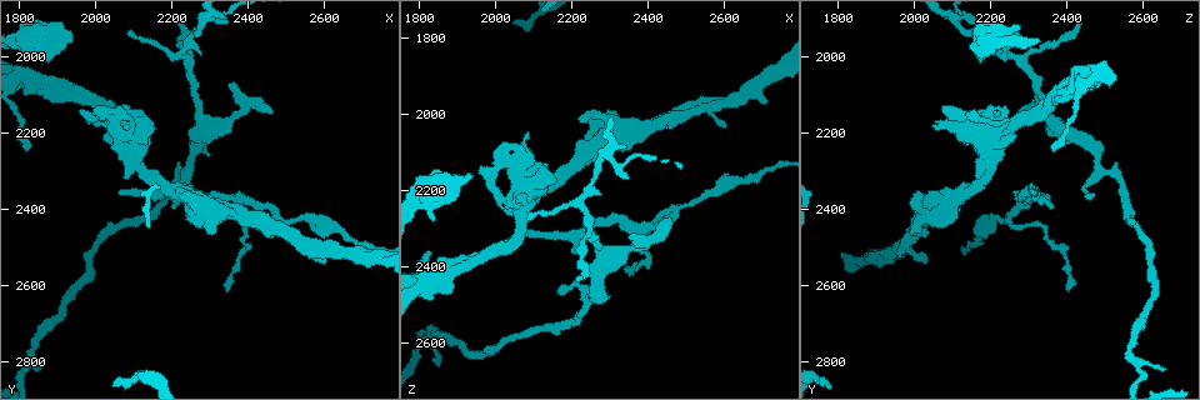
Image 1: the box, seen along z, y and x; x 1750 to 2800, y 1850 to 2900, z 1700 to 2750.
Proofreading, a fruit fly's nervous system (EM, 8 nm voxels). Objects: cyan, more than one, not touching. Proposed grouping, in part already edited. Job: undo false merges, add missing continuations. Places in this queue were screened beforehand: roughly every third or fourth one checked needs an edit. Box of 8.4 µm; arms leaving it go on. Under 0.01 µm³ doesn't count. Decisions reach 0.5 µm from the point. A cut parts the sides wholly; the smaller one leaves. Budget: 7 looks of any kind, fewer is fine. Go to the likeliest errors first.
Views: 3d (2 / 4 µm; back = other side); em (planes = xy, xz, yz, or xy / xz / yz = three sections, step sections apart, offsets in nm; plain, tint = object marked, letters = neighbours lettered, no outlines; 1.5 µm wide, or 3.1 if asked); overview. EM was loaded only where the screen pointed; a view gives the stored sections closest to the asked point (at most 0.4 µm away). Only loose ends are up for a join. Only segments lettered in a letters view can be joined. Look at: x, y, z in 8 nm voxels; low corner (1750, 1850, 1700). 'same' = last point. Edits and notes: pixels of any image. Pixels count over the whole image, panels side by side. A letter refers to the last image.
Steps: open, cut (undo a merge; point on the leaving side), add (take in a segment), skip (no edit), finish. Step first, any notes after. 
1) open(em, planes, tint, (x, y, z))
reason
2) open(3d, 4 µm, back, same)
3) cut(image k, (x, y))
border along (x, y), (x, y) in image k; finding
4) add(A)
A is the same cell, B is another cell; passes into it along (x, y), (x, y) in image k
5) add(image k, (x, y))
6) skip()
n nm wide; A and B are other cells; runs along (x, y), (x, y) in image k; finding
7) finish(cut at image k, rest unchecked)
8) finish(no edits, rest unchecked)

open(em, planes, letters, (1840, 1925, 2275))
thick end

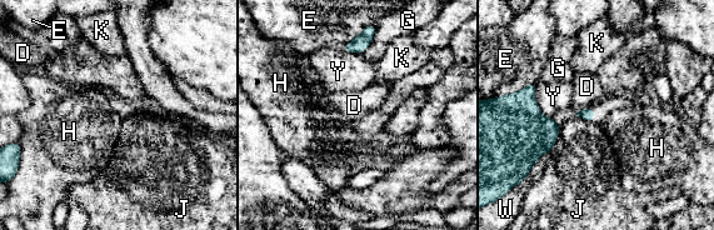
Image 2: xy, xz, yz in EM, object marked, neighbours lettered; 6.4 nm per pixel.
skip()
Y touches over 240 nm; D, E, G, H, J, K, W and Y are other cells; border along (560, 126), (558, 138), (548, 151) in image 2; no lettered segment goes on from it

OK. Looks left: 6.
open(3d, 4 µm, (2295, 2460, 1985))
thick end

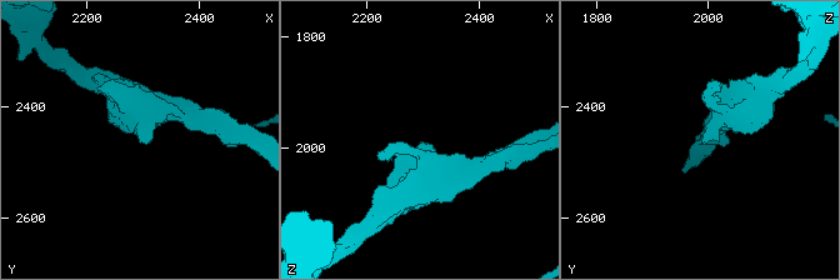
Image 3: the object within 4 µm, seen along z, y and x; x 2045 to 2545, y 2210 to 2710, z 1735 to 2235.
open(em, planes, letters, (2300, 2460, 1995))

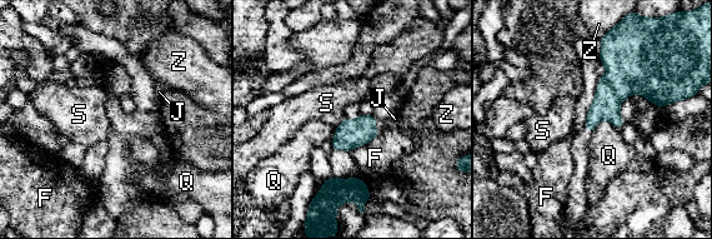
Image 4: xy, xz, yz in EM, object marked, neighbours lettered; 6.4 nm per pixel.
skip()
F, J, Q, S and Z are other cells; border along (615, 127), (601, 120), (591, 133) in image 4; no lettered segment goes on from it

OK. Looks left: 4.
open(3d, 2 µm, back, (2065, 2350, 2310))
thin end

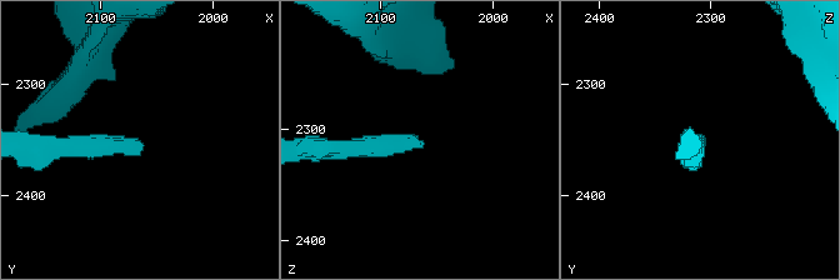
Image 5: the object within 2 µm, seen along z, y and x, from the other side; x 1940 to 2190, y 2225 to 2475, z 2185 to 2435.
open(em, xy, step 8, tint, (2066, 2350, 2310))

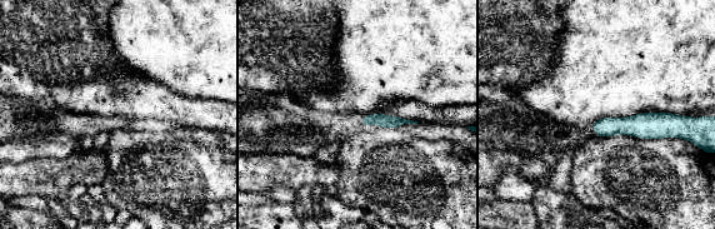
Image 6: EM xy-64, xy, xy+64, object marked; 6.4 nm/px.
open(em, planes, letters, same)

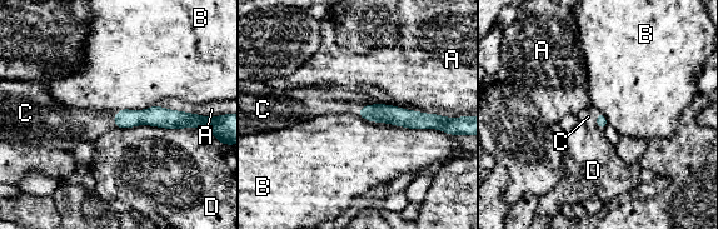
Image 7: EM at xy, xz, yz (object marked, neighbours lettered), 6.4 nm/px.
add(C)
C is the same cell, A, B and D are other cells; passes into it along (379, 113), (365, 106), (328, 100) in image 7; the cell continues

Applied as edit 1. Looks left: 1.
finish(add at image 7, rest unchecked)

